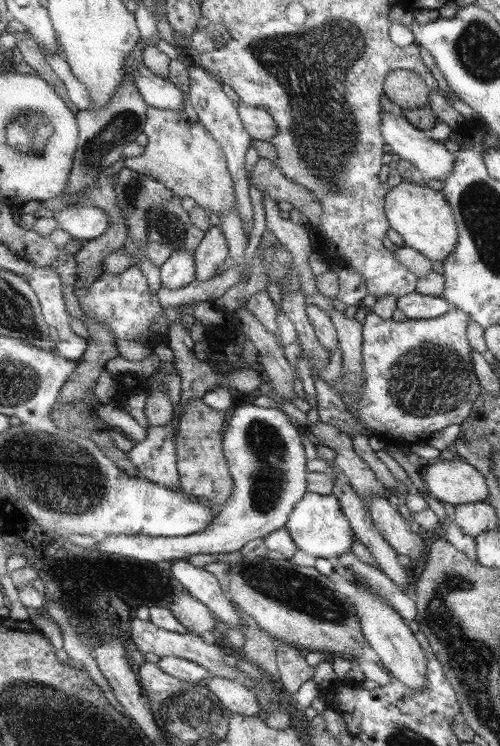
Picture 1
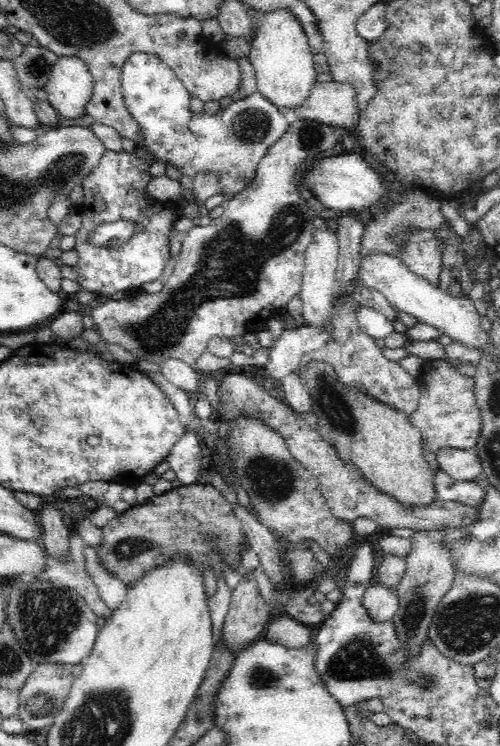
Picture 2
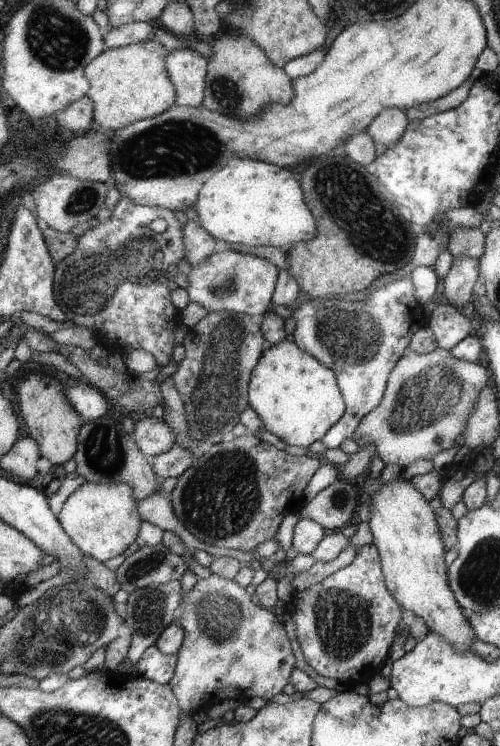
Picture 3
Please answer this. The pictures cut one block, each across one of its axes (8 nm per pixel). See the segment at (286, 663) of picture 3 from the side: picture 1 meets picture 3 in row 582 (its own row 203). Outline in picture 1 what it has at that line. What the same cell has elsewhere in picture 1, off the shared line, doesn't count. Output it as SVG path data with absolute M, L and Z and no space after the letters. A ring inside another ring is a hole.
M147 106L143 134L147 136L145 152L137 158L125 158L125 168L135 170L139 176L157 178L177 198L189 196L197 208L215 214L217 218L235 208L233 178L229 174L227 158L215 136L201 122L191 122L183 110L159 110Z

